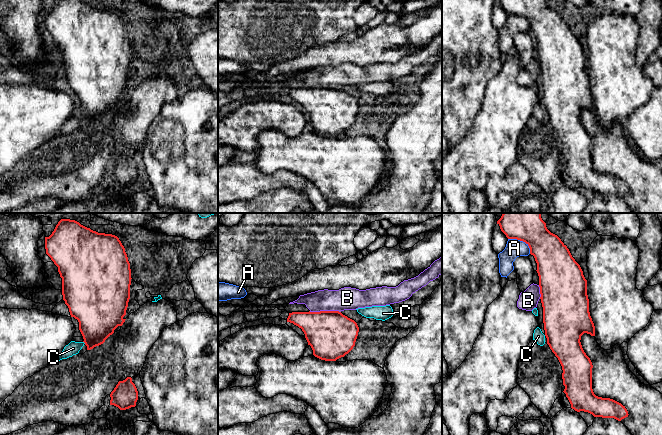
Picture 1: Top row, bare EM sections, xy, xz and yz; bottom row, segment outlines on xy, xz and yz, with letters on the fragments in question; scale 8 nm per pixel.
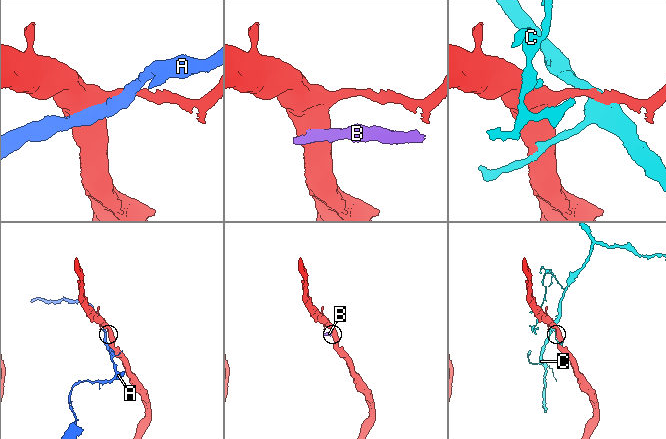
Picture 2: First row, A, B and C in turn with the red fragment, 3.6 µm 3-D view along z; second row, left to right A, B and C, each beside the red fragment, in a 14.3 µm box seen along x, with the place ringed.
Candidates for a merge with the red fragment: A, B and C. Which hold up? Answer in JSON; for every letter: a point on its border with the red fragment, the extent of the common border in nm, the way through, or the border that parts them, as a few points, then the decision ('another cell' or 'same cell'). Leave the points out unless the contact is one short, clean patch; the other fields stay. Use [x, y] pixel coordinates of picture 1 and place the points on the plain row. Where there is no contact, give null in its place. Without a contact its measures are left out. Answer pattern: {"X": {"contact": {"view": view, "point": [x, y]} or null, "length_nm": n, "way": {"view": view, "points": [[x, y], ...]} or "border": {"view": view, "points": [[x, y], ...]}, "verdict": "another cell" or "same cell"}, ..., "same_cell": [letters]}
{"A": {"contact": {"view": "yz", "point": [522, 16]}, "length_nm": 220, "verdict": "another cell"}, "B": {"contact": {"view": "xz", "point": [325, 87]}, "length_nm": 260, "border": {"view": "xz", "points": [[309, 87], [340, 88]]}, "verdict": "another cell"}, "C": {"contact": {"view": "xy", "point": [84, 118]}, "length_nm": 30, "verdict": "another cell"}, "same_cell": []}

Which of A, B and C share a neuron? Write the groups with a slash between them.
A / B / C

